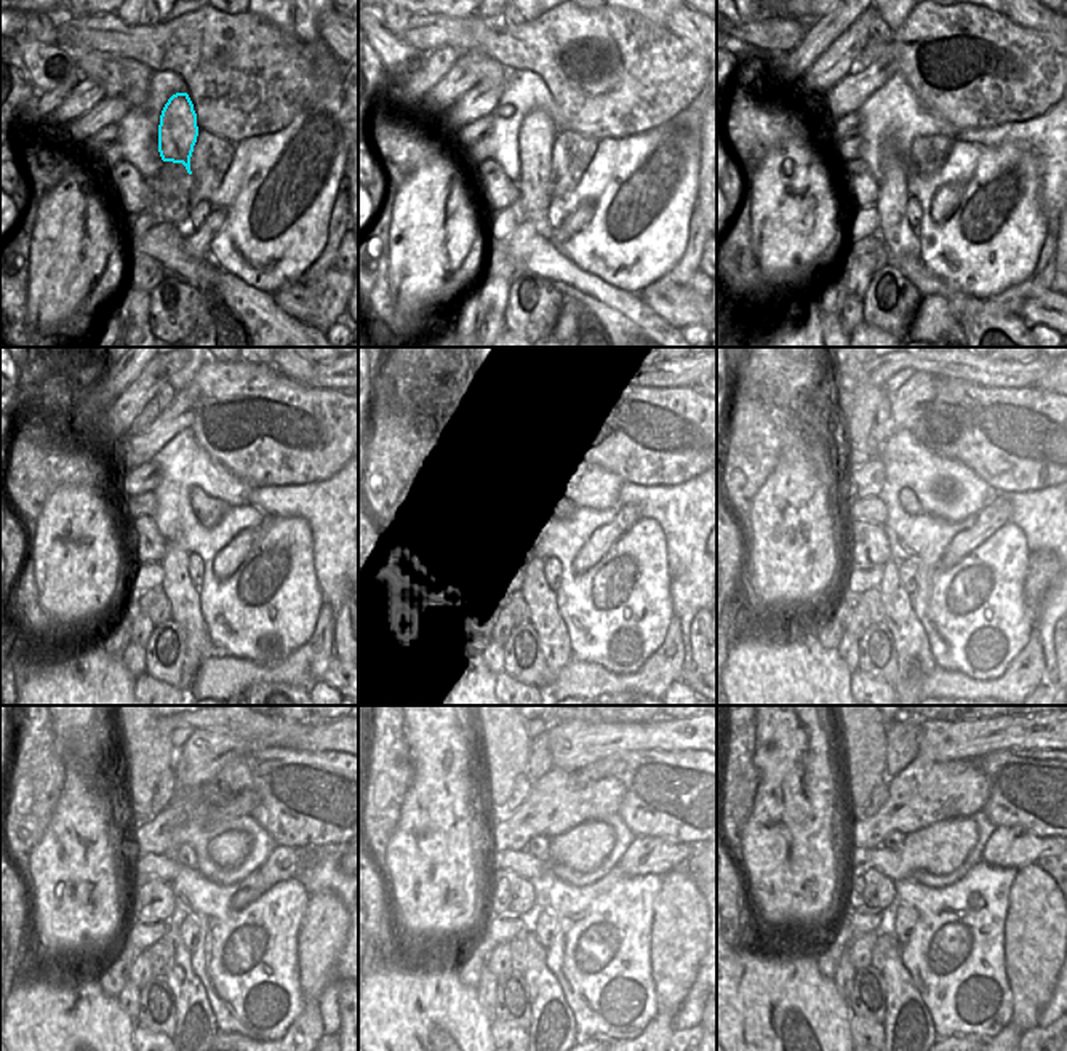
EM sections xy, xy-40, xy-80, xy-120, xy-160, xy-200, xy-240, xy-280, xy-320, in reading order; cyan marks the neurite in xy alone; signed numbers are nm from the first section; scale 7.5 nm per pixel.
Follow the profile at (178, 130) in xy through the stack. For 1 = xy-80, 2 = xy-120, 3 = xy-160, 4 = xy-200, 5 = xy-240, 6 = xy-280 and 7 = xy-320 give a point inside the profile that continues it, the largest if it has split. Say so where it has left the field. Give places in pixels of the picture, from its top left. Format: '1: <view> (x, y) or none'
1: xy-80 (893, 226)
2: xy-120 (183, 597)
3: xy-160 (541, 602)
4: xy-200 (915, 663)
5: xy-240 (195, 1029)
6: xy-280 (552, 1031)
7: xy-320 (909, 1031)

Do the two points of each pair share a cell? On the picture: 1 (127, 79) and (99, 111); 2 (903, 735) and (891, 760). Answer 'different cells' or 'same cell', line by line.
1: different cells
2: same cell

